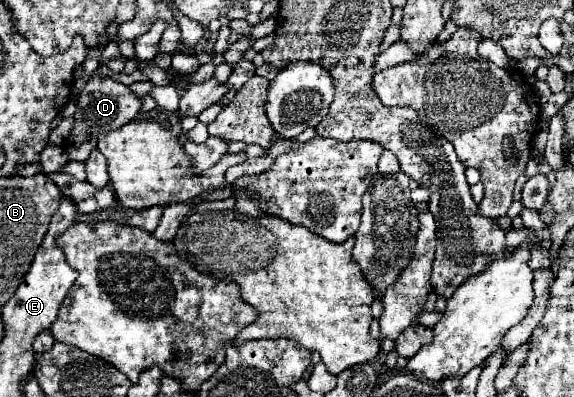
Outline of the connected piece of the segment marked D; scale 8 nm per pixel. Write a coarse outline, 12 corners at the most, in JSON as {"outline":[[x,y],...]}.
{"outline":[[91,76],[77,98],[69,160],[85,162],[101,132],[131,122],[141,98]]}

